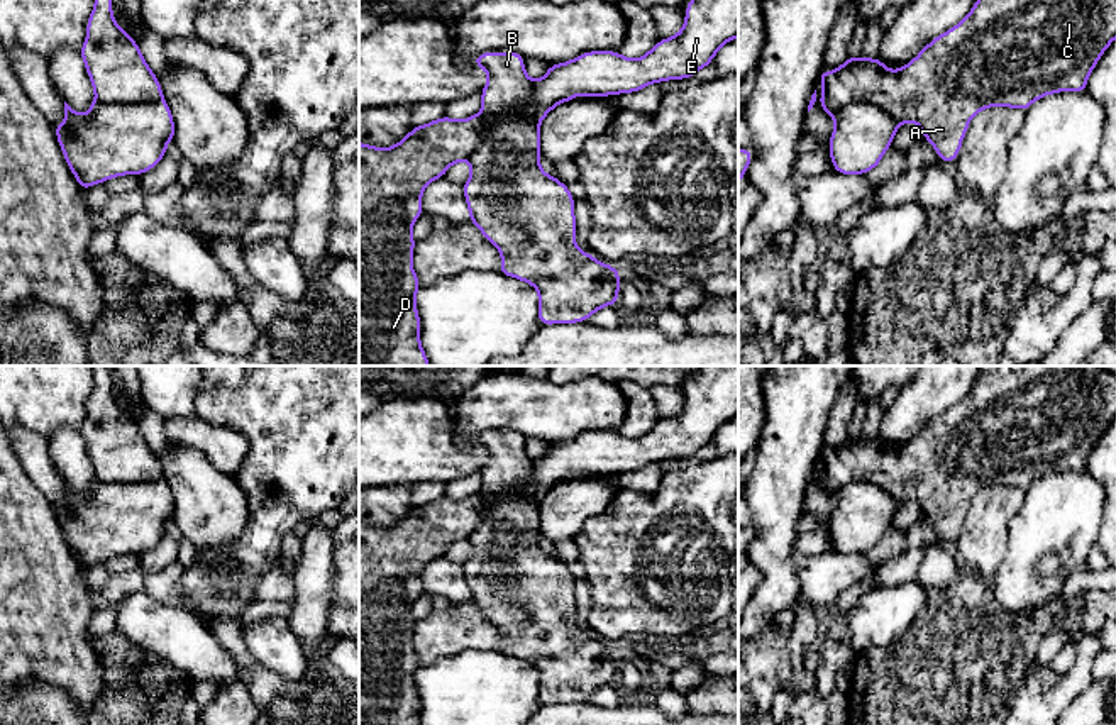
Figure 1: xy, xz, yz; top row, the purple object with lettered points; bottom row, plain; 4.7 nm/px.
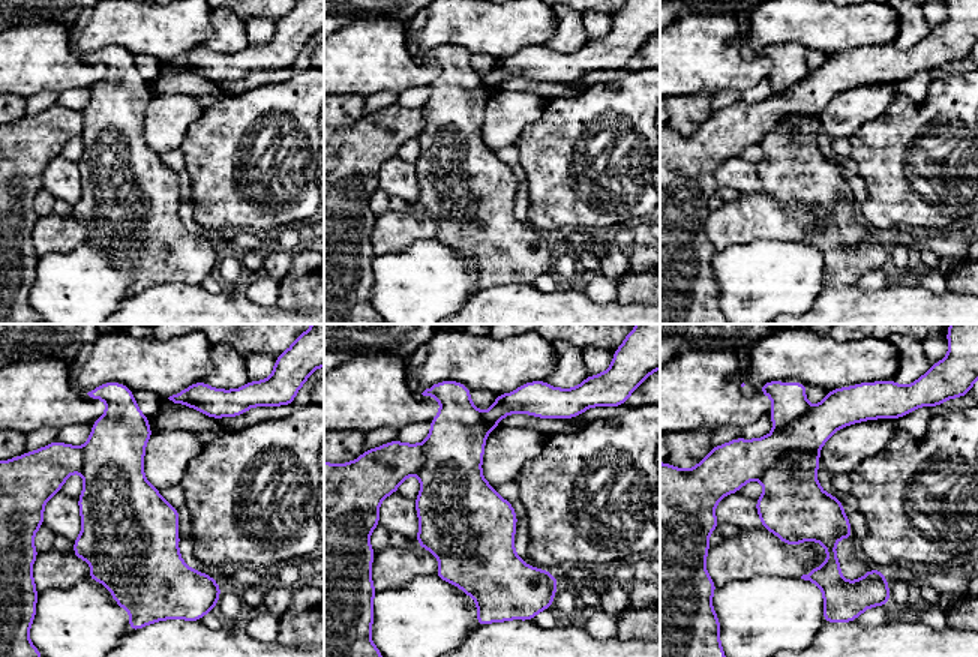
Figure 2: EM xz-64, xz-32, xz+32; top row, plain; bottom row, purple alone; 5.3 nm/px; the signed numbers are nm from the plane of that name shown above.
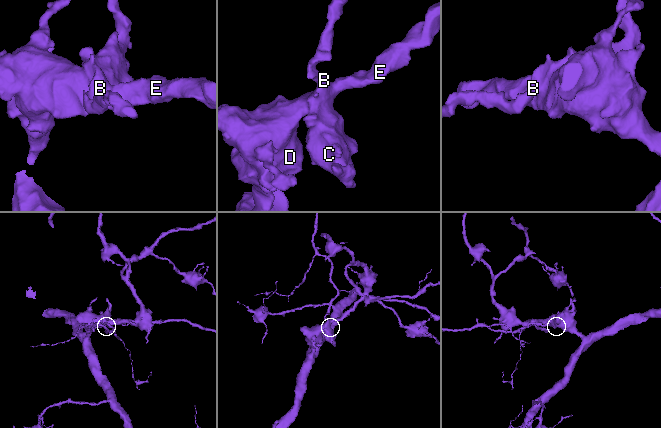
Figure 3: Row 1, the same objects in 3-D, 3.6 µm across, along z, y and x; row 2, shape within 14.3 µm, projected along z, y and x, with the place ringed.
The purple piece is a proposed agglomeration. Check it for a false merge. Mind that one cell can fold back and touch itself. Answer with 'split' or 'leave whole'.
split

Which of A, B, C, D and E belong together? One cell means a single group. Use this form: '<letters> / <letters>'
A B C / D E

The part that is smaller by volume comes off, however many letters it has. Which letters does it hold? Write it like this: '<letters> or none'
A, B, C

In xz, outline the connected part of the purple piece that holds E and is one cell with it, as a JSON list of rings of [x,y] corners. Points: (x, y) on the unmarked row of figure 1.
[[[699,366],[684,391],[681,412],[660,418],[638,439],[616,430],[593,430],[549,444],[547,454],[533,461],[530,474],[522,479],[520,495],[540,505],[555,484],[577,474],[632,473],[650,462],[691,457],[711,444],[725,422],[738,417],[738,366]]]

